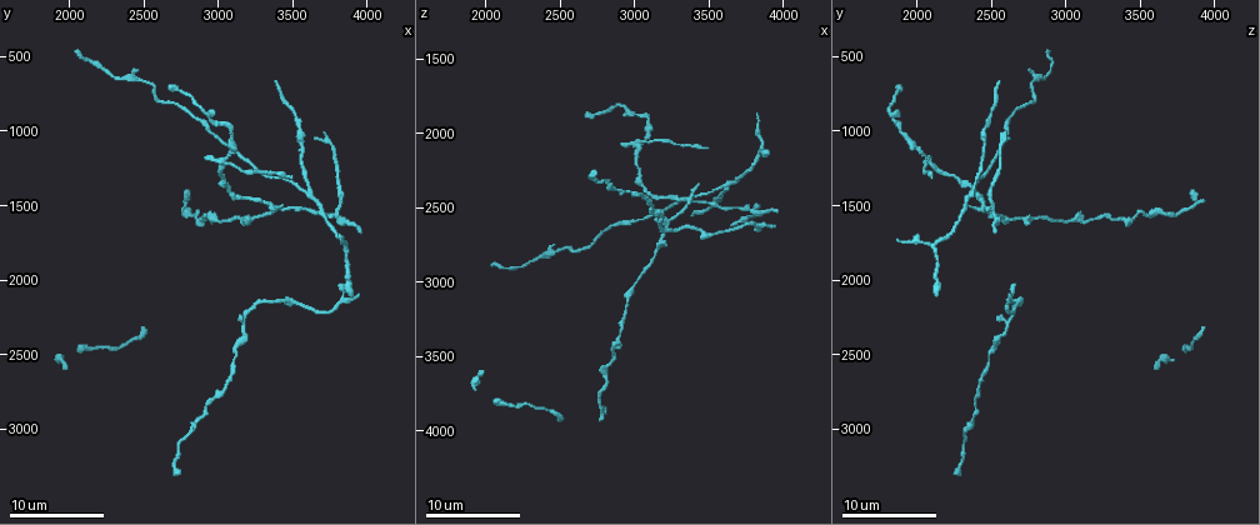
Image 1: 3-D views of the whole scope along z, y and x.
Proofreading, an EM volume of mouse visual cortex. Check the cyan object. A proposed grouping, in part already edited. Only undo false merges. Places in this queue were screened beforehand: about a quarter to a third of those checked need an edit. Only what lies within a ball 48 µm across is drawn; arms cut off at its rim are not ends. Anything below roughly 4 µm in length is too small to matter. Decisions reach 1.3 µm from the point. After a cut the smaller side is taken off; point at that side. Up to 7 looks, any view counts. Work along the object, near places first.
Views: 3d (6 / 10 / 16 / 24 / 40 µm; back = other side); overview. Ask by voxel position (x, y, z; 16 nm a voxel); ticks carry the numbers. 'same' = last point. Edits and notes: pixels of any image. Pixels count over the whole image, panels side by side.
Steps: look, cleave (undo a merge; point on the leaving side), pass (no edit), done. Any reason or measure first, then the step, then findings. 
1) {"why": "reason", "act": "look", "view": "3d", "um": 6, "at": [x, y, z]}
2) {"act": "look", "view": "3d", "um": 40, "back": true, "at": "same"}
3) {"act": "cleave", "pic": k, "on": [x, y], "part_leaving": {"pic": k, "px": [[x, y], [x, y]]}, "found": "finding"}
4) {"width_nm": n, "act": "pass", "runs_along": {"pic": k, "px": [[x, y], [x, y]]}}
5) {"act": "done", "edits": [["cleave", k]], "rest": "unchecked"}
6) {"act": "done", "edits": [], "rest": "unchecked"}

{"act": "look", "view": "3d", "um": 6, "at": [3600, 1400, 2360]}

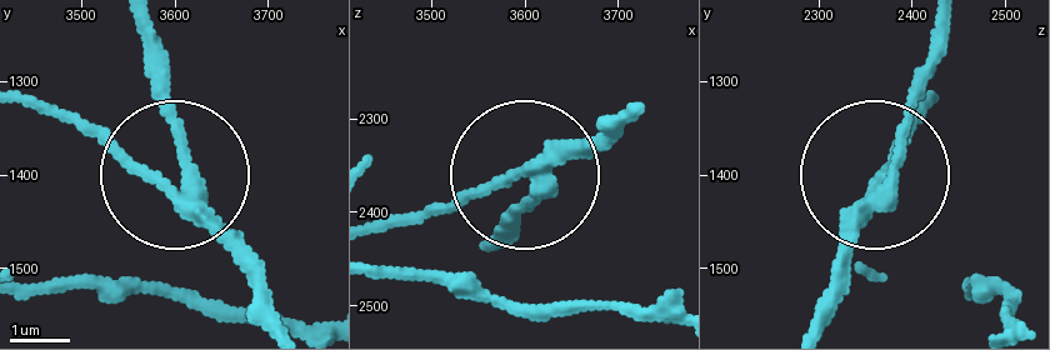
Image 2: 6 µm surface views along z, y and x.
{"side_arm_um": 14, "arms": 3, "act": "cleave", "pic": 2, "on": [181, 158], "found": "a second neuron is stuck on"}

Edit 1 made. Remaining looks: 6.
{"why": "four-way junction", "act": "look", "view": "3d", "um": 16, "at": [3020, 1200, 2080]}

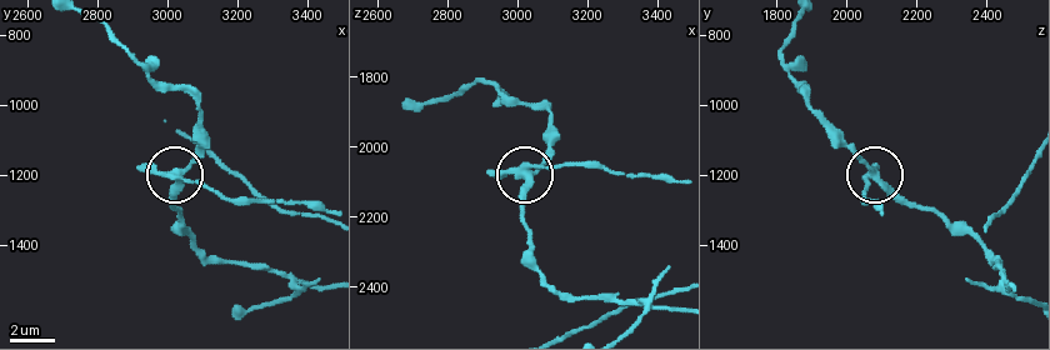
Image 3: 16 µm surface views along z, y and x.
{"why": "from behind", "act": "look", "view": "3d", "um": 16, "back": true, "at": [3040, 1200, 2080]}

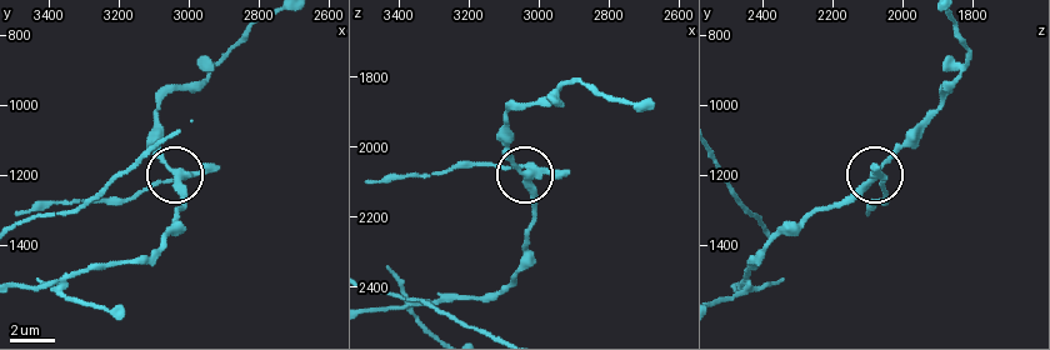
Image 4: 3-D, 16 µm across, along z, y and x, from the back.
{"width_nm": 270, "act": "cleave", "pic": 4, "on": [160, 179], "part_leaving": {"pic": 4, "px": [[191, 175], [148, 185], [125, 198], [25, 209]]}, "found": "a second neuron is stuck on"}

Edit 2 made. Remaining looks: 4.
{"why": "sudden change in width", "act": "look", "view": "3d", "um": 10, "at": [2360, 660, 2840]}

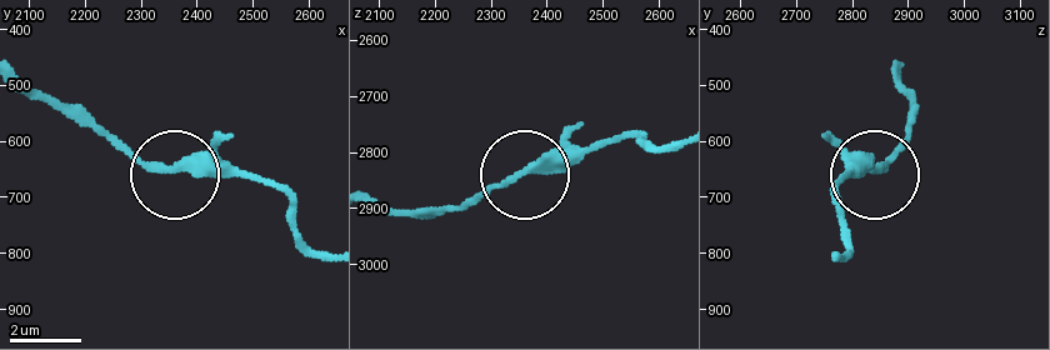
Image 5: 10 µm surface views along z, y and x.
{"act": "pass", "found": "all the same neuron"}

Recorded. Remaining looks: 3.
{"why": "calibre changes", "act": "look", "view": "3d", "um": 16, "at": [3400, 2140, 2640]}

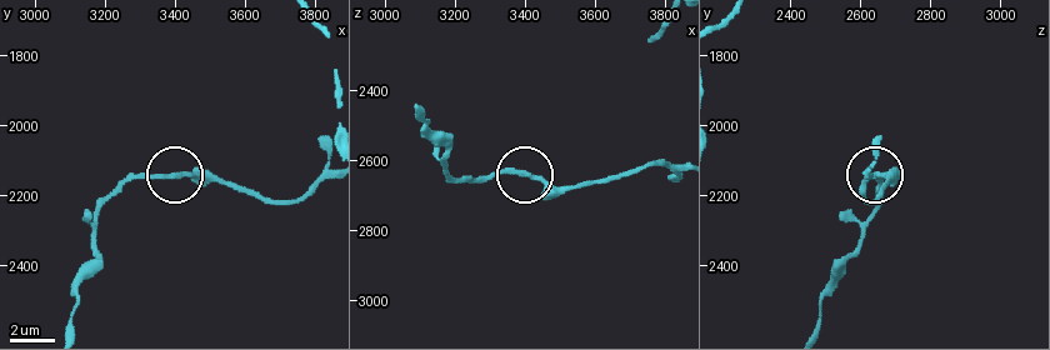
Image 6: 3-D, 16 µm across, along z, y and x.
{"act": "look", "view": "3d", "um": 16, "back": true, "at": [3410, 2140, 2640]}

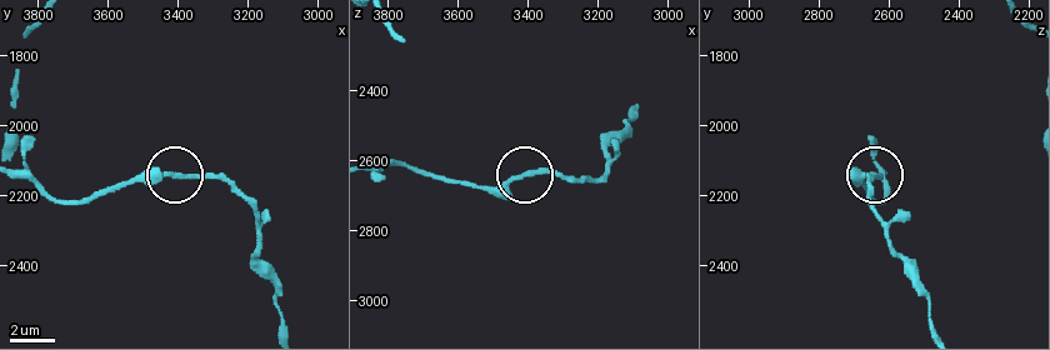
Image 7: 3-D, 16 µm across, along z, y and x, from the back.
{"width_nm": 220, "act": "pass", "found": "continuous, no second neuron"}

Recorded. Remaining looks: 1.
{"act": "done", "edits": [["cleave", 2], ["cleave", 4]], "rest": "unchecked"}

